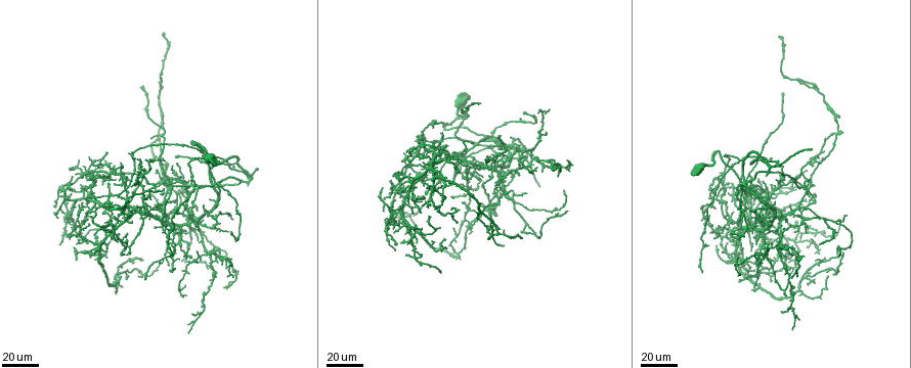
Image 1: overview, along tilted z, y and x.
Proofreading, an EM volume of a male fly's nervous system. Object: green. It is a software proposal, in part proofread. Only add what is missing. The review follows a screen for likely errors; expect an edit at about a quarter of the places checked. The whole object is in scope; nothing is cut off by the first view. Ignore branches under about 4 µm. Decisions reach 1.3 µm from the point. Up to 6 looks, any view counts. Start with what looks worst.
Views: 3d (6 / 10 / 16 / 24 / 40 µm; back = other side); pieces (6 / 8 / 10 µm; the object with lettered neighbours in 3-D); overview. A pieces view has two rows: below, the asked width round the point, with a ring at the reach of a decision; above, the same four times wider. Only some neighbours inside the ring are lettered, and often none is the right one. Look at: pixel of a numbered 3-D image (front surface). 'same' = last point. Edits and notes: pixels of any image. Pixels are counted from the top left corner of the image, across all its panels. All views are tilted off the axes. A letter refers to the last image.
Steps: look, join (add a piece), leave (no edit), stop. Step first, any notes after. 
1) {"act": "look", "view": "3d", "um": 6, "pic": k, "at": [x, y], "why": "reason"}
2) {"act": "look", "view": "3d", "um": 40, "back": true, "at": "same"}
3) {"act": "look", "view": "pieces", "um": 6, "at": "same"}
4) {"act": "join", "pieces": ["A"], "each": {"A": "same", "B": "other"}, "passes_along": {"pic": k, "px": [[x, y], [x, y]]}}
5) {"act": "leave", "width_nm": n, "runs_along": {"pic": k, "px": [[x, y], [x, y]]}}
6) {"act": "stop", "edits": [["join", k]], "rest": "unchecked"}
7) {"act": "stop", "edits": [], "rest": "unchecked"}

{"act": "look", "view": "3d", "um": 40, "pic": 1, "at": [809, 150]}

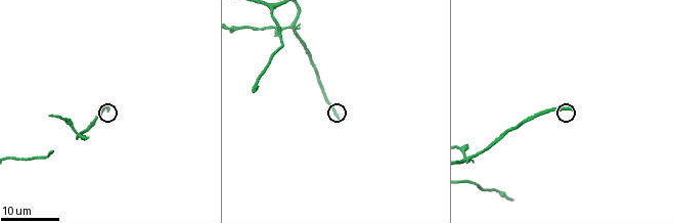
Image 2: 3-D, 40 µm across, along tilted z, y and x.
{"act": "look", "view": "pieces", "um": 8, "pic": 2, "at": [339, 117], "why": "see the neighbours"}

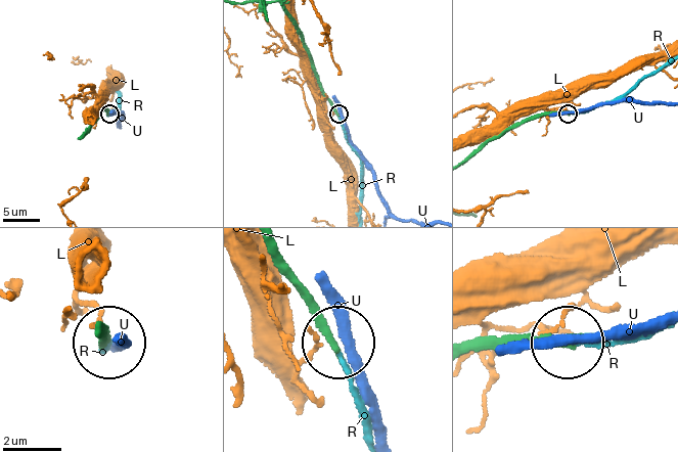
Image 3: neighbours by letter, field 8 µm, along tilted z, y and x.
{"act": "join", "pieces": ["R"], "width_nm": 220, "each": {"L": "other", "R": "same", "U": "other"}, "found": "the neuron continues"}

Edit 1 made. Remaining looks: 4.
{"act": "look", "view": "overview", "why": "redraw"}

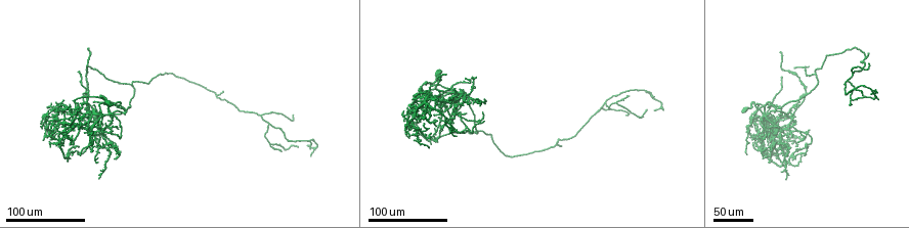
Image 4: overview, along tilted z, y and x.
{"act": "look", "view": "3d", "um": 24, "pic": 4, "at": [70, 154], "why": "branch stops here"}

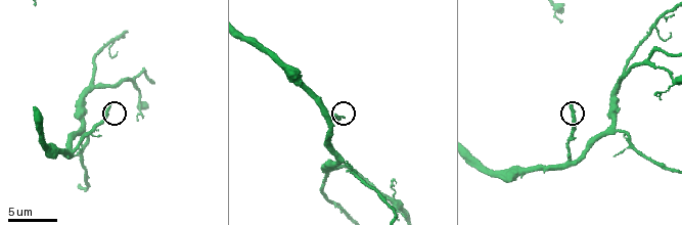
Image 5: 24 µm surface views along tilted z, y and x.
{"act": "look", "view": "pieces", "um": 8, "pic": 5, "at": [110, 104]}

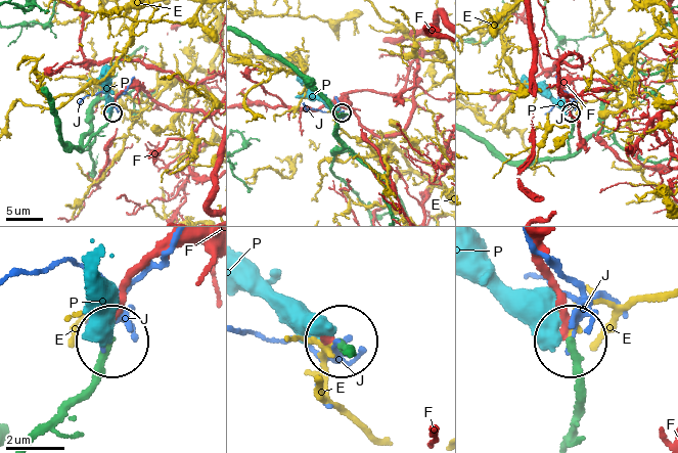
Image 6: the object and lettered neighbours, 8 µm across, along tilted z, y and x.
{"act": "leave", "width_nm": 260, "each": {"E": "other", "F": "other", "J": "other", "P": "other"}, "runs_along": {"pic": 6, "px": [[573, 432], [582, 406], [573, 344]]}, "found": "none of them fits"}

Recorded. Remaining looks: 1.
{"act": "stop", "edits": [["join", 3]], "rest": "unchecked"}

